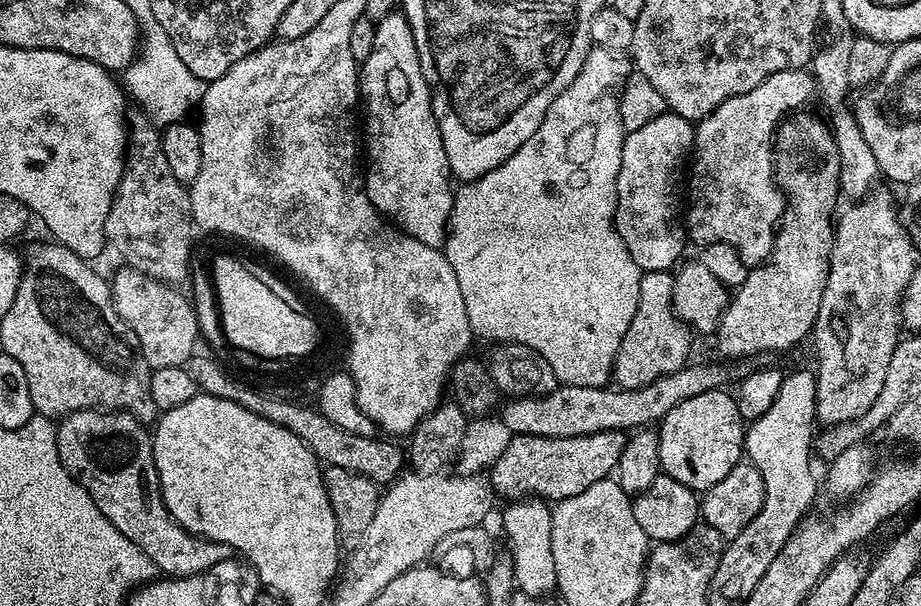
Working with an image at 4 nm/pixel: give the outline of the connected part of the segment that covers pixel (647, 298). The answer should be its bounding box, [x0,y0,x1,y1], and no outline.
[613,271,691,388]

